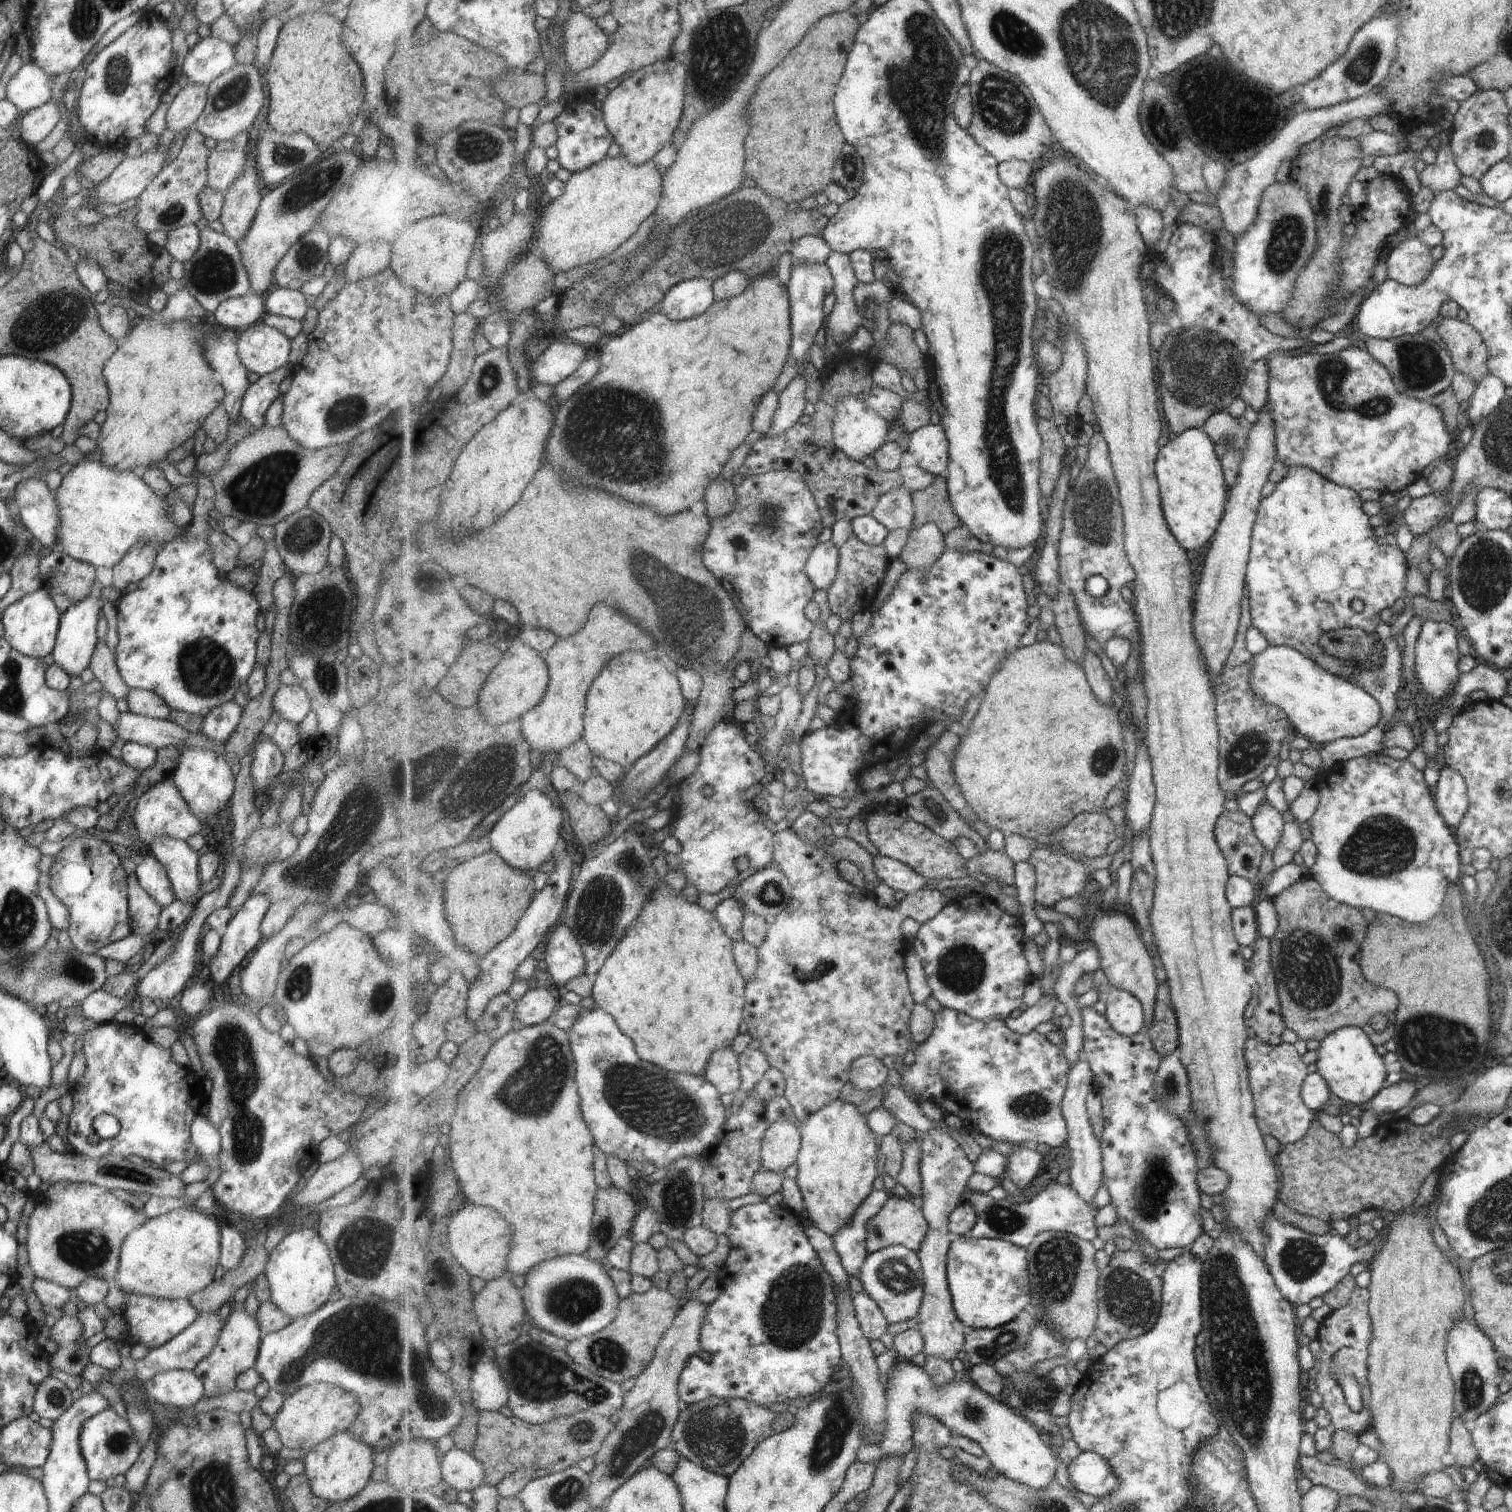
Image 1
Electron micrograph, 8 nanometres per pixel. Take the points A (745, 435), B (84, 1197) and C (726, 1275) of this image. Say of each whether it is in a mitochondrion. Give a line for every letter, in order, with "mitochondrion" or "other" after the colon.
A: other
B: other
C: other

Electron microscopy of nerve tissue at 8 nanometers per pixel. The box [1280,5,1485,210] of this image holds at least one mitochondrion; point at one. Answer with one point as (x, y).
(1361, 68)

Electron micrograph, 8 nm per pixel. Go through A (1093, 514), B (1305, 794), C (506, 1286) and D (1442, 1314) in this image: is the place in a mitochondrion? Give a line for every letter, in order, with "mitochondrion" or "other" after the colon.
A: mitochondrion
B: other
C: other
D: other

